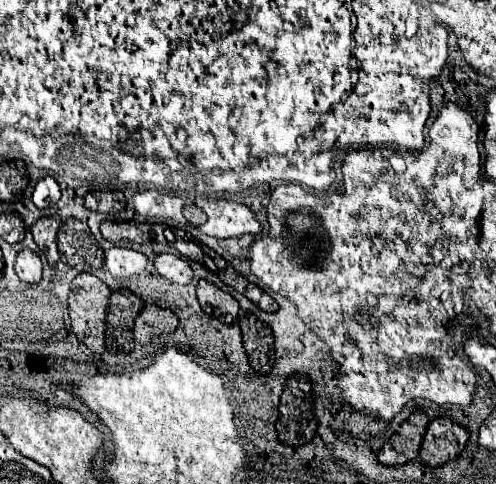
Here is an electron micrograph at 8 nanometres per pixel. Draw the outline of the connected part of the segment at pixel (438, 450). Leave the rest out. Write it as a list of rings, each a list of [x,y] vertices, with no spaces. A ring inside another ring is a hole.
[[[438,417],[426,429],[424,441],[420,445],[420,463],[428,467],[442,467],[448,461],[456,459],[466,441],[468,433],[464,427],[460,427],[452,419]]]

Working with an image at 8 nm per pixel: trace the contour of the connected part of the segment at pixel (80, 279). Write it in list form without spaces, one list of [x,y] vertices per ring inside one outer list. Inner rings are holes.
[[[80,273],[70,283],[68,313],[72,331],[80,339],[84,337],[84,343],[96,353],[102,353],[106,349],[104,323],[106,323],[108,299],[110,299],[110,287],[90,273]]]

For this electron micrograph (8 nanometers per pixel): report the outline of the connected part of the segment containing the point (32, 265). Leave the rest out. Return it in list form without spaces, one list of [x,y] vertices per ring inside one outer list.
[[[22,249],[16,257],[16,273],[24,283],[40,283],[42,263],[40,263],[38,253],[30,249]]]

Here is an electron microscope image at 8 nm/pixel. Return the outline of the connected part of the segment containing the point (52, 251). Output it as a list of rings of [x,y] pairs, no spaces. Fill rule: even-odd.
[[[48,215],[48,217],[38,219],[38,221],[30,227],[30,233],[34,235],[36,245],[40,247],[42,255],[46,257],[46,261],[48,261],[50,265],[56,265],[56,261],[58,261],[56,233],[58,233],[60,223],[62,223],[62,221],[60,221],[58,215]]]

